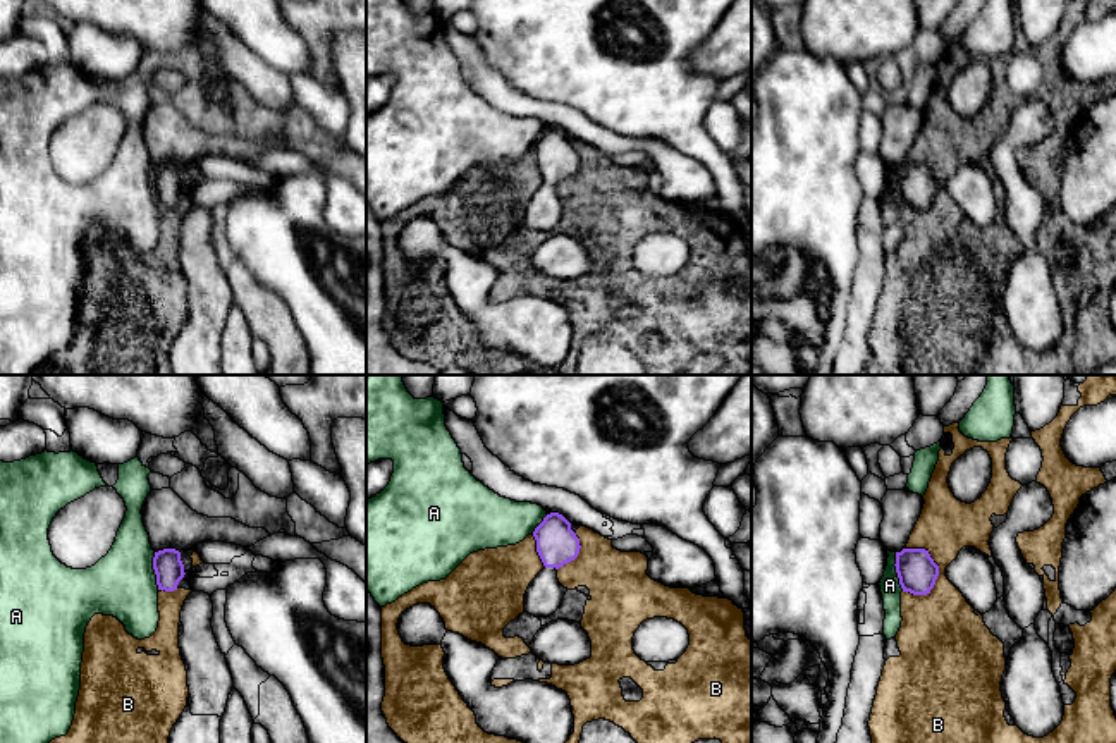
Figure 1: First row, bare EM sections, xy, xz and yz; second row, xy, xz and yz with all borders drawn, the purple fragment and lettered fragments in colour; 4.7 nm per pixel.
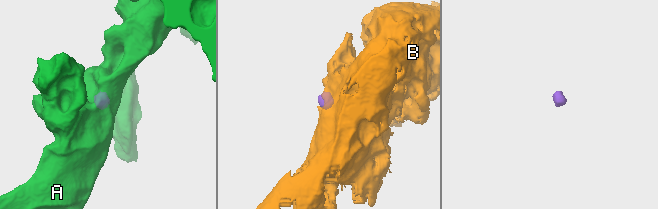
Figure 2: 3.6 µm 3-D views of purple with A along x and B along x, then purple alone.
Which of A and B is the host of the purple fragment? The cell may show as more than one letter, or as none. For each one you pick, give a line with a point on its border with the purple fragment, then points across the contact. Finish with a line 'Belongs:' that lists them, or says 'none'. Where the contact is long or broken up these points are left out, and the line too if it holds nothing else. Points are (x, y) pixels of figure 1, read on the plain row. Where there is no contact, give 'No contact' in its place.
B: Touches purple at yz (934, 178). Path across: yz (917, 186), (925, 178), (934, 178), (934, 157), (946, 140)
Belongs: B

